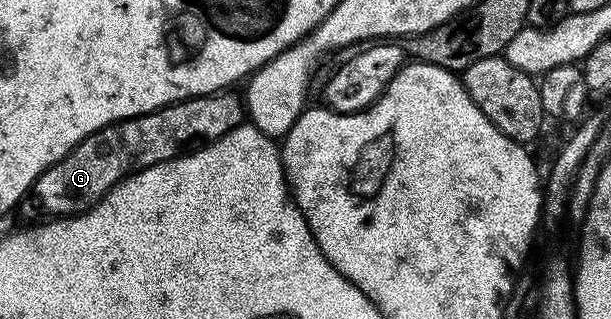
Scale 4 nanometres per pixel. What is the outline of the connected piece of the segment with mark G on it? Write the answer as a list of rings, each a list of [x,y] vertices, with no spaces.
[[[222,90],[212,96],[196,96],[190,100],[180,100],[178,104],[169,104],[166,108],[157,108],[142,116],[130,120],[120,120],[111,126],[103,126],[95,134],[83,138],[79,146],[75,146],[60,160],[55,162],[33,183],[31,189],[32,199],[37,199],[37,204],[49,218],[64,218],[75,216],[78,212],[88,212],[93,205],[98,204],[108,192],[123,178],[135,174],[139,170],[147,170],[147,166],[155,166],[159,162],[174,160],[176,156],[183,156],[193,152],[196,148],[204,148],[206,144],[223,138],[233,128],[246,123],[247,113],[245,101],[240,91]]]

